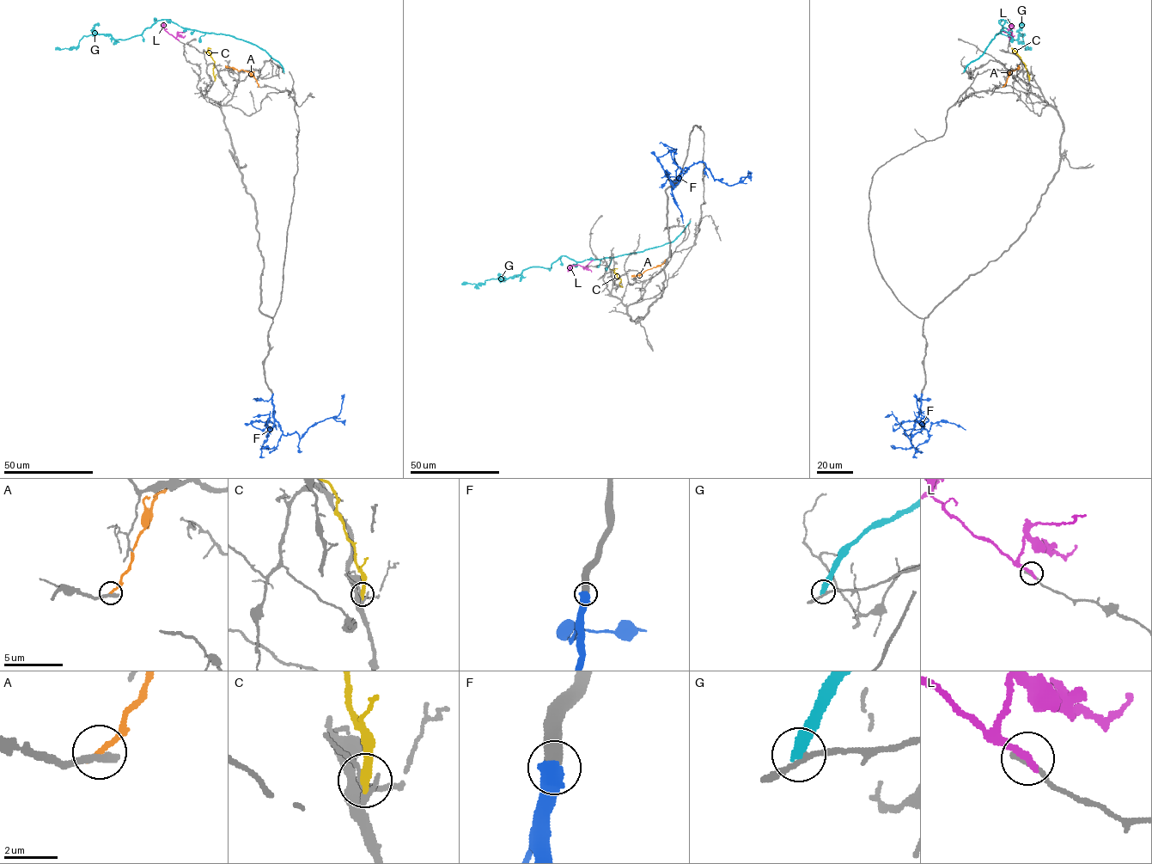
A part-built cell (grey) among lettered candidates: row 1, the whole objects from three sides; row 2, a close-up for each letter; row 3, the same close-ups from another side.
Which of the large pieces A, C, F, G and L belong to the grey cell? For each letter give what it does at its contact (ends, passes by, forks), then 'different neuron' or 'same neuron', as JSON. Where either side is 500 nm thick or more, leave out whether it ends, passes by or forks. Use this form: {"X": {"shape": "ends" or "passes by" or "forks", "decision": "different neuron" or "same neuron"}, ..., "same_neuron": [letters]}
{"A": {"shape": "ends", "decision": "different neuron"}, "C": {"shape": "ends", "decision": "different neuron"}, "F": {"decision": "same neuron"}, "G": {"shape": "ends", "decision": "different neuron"}, "L": {"shape": "ends", "decision": "different neuron"}, "same_neuron": ["F"]}

